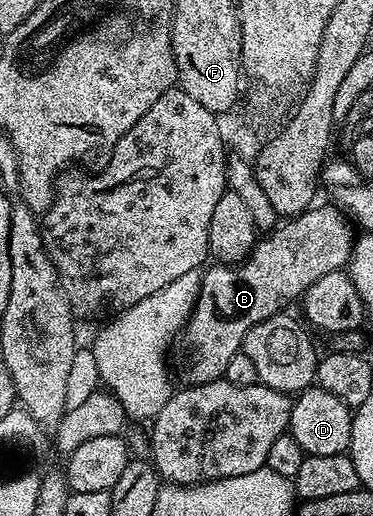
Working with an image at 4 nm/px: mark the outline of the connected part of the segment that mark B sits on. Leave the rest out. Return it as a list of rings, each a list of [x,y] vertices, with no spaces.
[[[319,206],[308,207],[302,215],[288,218],[278,229],[260,238],[242,263],[208,266],[202,272],[203,280],[199,296],[177,340],[177,350],[173,355],[173,371],[177,379],[179,374],[180,384],[191,387],[222,379],[233,353],[241,350],[245,333],[249,333],[253,325],[280,314],[286,308],[283,306],[286,305],[287,299],[298,300],[306,295],[312,285],[321,281],[321,277],[325,277],[325,273],[344,270],[350,264],[351,249],[355,246],[357,238],[352,224],[338,207]]]

